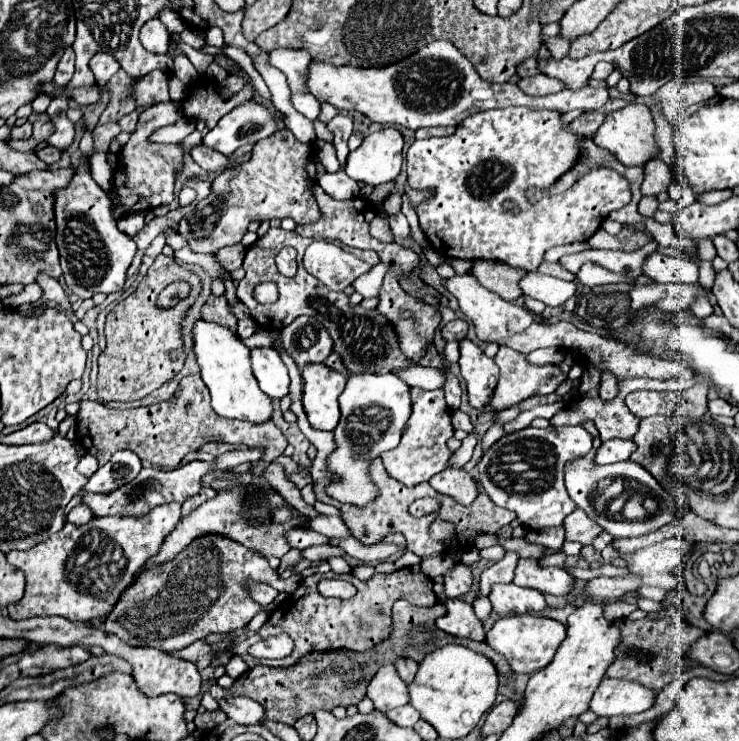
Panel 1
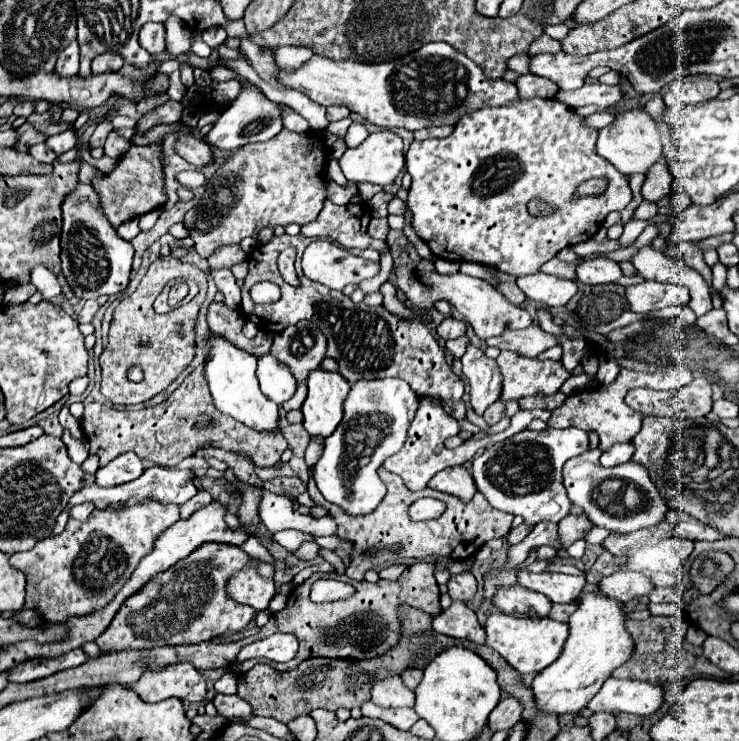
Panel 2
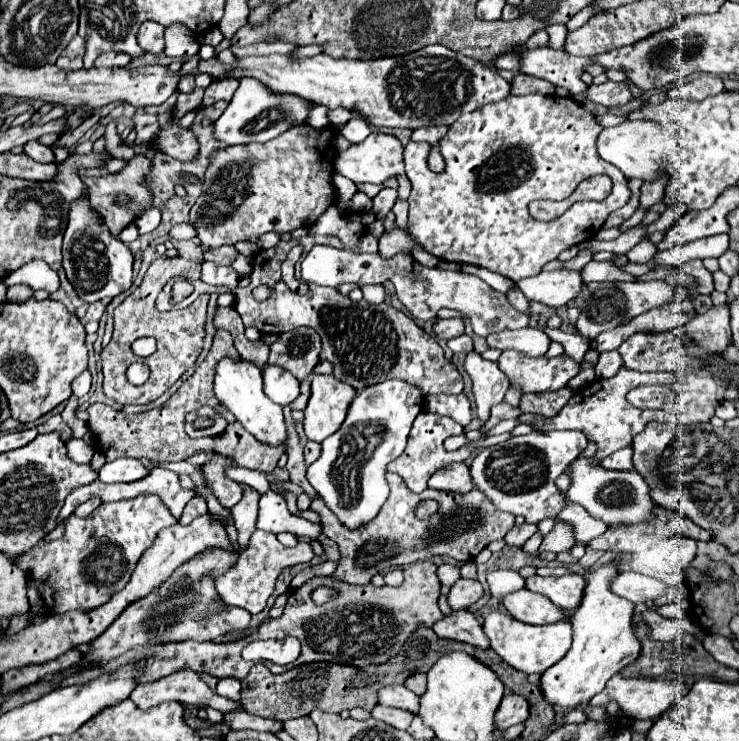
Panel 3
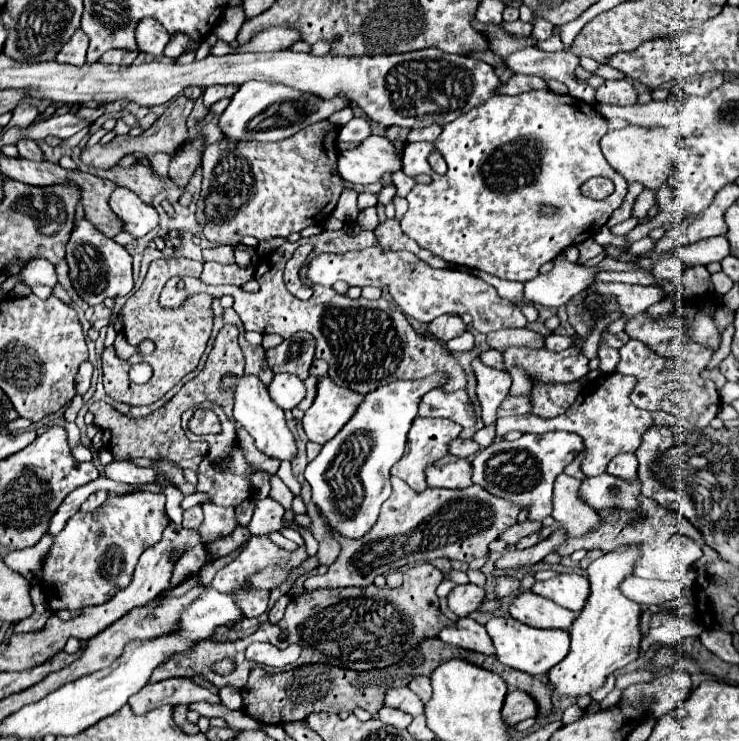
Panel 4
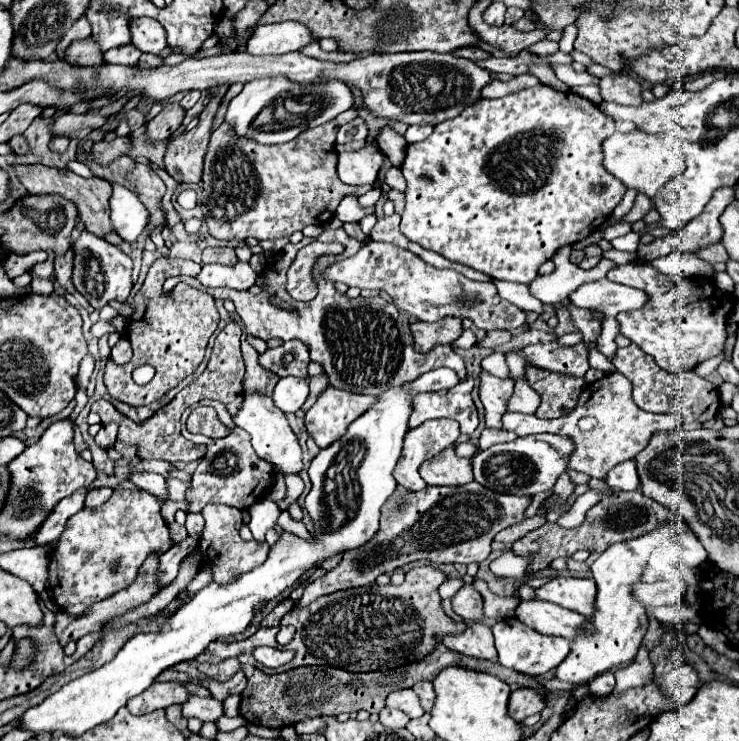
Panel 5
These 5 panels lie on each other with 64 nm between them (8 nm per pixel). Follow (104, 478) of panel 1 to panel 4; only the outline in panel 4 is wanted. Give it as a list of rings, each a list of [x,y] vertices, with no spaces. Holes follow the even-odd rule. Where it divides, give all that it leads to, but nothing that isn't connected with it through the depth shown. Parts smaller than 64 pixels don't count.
[[[114,460],[104,466],[104,476],[116,482],[128,482],[128,484],[152,484],[156,472],[152,468],[136,466],[130,460]]]

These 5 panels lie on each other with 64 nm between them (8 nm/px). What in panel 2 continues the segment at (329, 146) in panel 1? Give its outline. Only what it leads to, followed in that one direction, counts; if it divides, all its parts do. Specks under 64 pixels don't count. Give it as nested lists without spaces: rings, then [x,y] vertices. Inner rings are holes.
[[[328,158],[326,164],[328,164],[328,166],[326,166],[326,174],[328,174],[328,178],[332,178],[332,180],[338,182],[338,184],[346,184],[346,178],[344,178],[344,174],[342,174],[342,170],[340,170],[338,160]]]

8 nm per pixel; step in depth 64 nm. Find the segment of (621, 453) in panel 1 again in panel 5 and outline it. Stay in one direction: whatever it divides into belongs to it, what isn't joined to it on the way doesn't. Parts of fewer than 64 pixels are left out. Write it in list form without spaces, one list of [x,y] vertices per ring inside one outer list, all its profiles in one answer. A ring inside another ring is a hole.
[[[624,460],[620,464],[616,464],[608,476],[606,476],[608,484],[616,490],[638,490],[640,488],[640,480],[636,474],[636,460]]]

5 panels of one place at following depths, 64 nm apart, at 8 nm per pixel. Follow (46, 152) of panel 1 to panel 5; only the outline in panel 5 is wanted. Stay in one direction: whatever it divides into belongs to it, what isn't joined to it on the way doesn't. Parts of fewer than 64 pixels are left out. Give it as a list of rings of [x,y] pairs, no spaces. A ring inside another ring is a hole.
[[[18,134],[18,136],[12,136],[8,144],[12,146],[14,154],[28,154],[28,150],[30,150],[30,146],[28,146],[28,140],[26,140],[22,134]]]

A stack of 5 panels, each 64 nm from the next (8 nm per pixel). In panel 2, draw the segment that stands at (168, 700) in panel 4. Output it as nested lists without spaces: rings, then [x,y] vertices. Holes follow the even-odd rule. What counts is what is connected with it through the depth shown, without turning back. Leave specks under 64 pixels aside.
[[[188,662],[168,664],[162,668],[146,668],[140,680],[132,686],[144,702],[160,702],[176,696],[188,702],[202,702],[206,698],[204,676]],[[216,694],[212,698],[218,714],[226,716],[228,720],[246,720],[254,716],[252,704],[242,700],[240,696],[226,696],[226,694]]]

